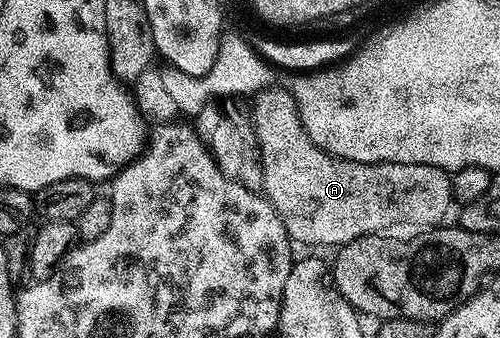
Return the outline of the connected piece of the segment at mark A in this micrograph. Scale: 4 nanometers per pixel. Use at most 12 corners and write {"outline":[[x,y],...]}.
{"outline":[[290,89],[254,95],[263,188],[292,243],[435,228],[451,174],[350,162]]}

